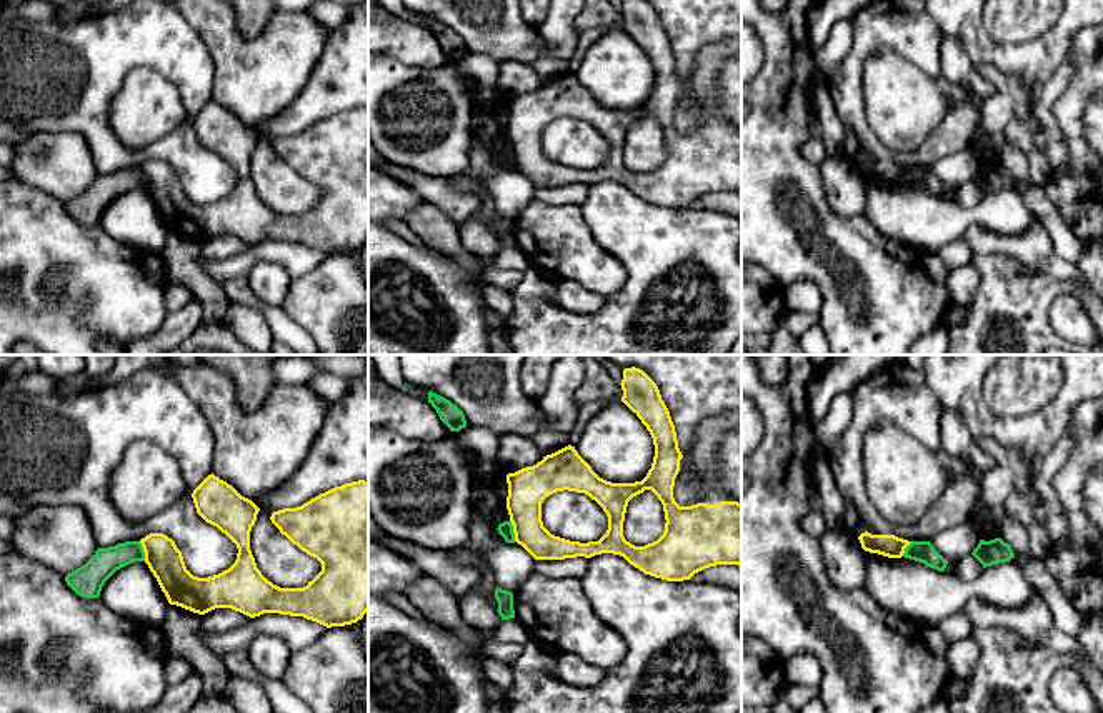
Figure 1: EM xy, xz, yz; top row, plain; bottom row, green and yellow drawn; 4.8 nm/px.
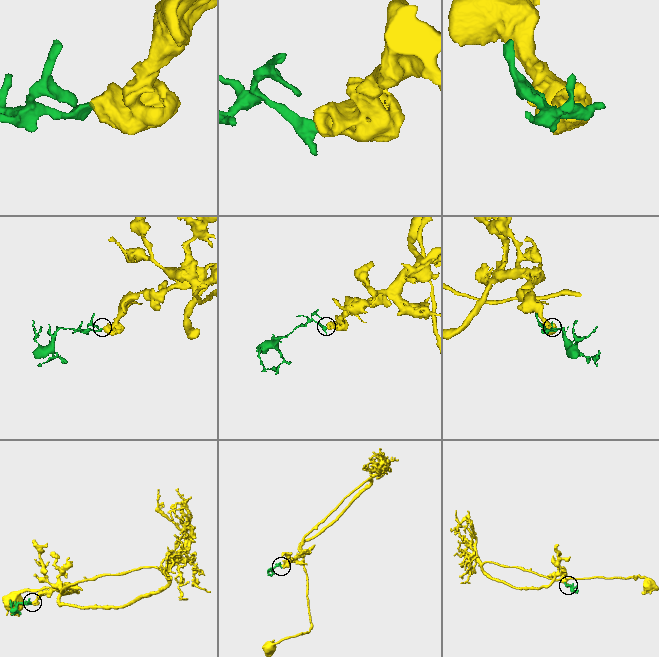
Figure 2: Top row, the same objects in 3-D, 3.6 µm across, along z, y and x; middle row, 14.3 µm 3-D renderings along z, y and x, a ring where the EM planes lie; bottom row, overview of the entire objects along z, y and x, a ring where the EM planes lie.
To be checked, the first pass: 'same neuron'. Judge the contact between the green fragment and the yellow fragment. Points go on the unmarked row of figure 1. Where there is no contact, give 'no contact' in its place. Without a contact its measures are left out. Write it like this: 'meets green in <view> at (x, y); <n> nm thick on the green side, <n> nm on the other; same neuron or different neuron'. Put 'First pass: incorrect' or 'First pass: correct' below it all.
meets green in xz at (512, 157); 70 nm thick on the green side, 190 nm on the other; different neuron
First pass: incorrect

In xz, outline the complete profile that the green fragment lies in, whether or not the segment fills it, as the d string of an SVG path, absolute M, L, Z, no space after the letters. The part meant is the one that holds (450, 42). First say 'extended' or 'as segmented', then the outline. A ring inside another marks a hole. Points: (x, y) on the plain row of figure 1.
as segmented; M428 18L428 30L437 37L440 47L450 55L450 58L460 58L467 53L463 38L450 27Z

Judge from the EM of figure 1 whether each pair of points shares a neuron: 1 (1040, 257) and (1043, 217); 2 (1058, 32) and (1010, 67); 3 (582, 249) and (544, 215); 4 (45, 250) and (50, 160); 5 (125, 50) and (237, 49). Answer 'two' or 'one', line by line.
1: two
2: one
3: one
4: two
5: two

